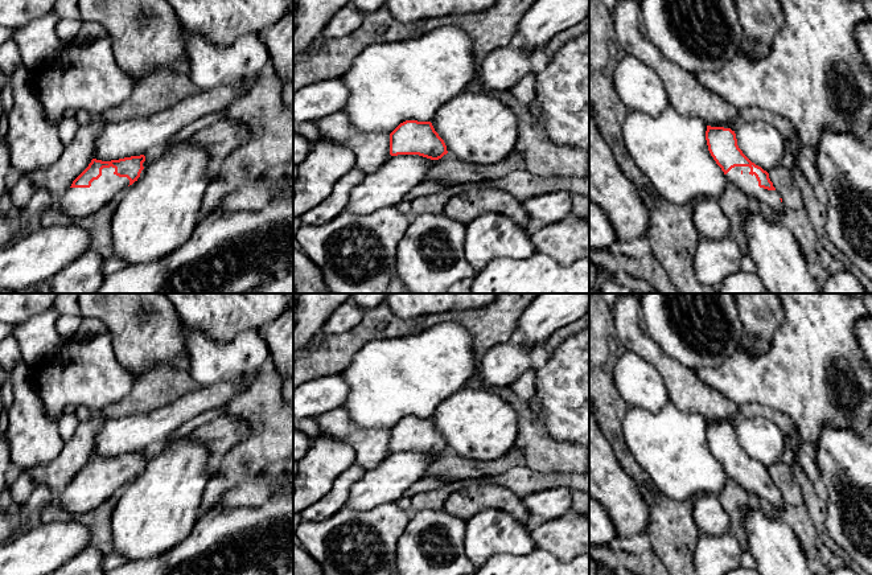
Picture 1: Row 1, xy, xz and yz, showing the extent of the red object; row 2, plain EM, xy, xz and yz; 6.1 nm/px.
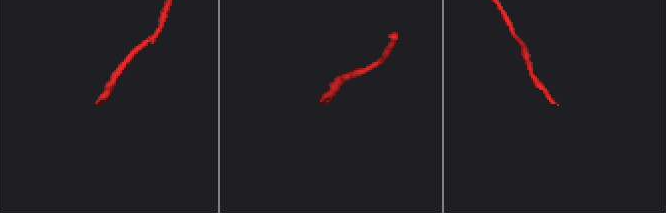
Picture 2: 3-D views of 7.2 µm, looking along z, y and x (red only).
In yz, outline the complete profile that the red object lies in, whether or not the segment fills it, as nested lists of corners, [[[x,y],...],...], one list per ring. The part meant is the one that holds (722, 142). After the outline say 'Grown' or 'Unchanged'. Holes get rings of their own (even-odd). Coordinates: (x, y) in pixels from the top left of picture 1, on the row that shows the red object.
[[[707,126],[706,140],[716,164],[745,196],[754,198],[772,215],[781,217],[785,205],[769,178],[769,173],[752,163],[739,148],[735,131]]]. Grown

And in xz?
[[[406,120],[390,134],[390,155],[419,155],[439,160],[447,155],[444,140],[431,122]]]. Unchanged

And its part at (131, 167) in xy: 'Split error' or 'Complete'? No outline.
Split error

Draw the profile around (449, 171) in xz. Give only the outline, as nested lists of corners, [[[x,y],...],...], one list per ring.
[[[518,151],[511,152],[497,164],[470,164],[447,153],[431,167],[425,180],[441,181],[445,186],[476,184],[486,180],[499,180],[514,171],[522,169],[523,165],[523,157]]]

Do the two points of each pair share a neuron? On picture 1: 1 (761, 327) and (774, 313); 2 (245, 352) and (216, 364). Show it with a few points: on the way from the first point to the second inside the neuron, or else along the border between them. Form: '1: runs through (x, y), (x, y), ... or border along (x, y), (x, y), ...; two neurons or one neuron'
1: runs through (764, 324), (772, 316); one neuron
2: runs through (238, 358), (222, 361); one neuron

